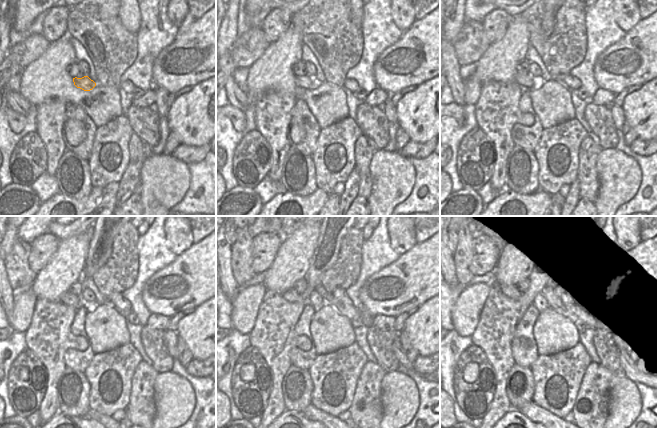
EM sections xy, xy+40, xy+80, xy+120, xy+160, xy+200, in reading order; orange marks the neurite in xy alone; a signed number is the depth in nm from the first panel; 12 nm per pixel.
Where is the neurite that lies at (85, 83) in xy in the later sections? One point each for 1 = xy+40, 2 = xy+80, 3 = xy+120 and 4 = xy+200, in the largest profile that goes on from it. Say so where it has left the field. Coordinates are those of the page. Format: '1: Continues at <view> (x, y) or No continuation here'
1: Continues at xy+40 (309, 82)
2: Continues at xy+80 (524, 81)
3: Continues at xy+120 (67, 298)
4: Continues at xy+200 (511, 291).

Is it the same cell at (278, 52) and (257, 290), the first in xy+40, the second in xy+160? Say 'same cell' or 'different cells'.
different cells

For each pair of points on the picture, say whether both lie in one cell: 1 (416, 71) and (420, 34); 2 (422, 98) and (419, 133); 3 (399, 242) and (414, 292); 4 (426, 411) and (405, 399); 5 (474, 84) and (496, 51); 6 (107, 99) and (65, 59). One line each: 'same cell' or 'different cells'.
1: same cell
2: same cell
3: different cells
4: different cells
5: different cells
6: same cell

